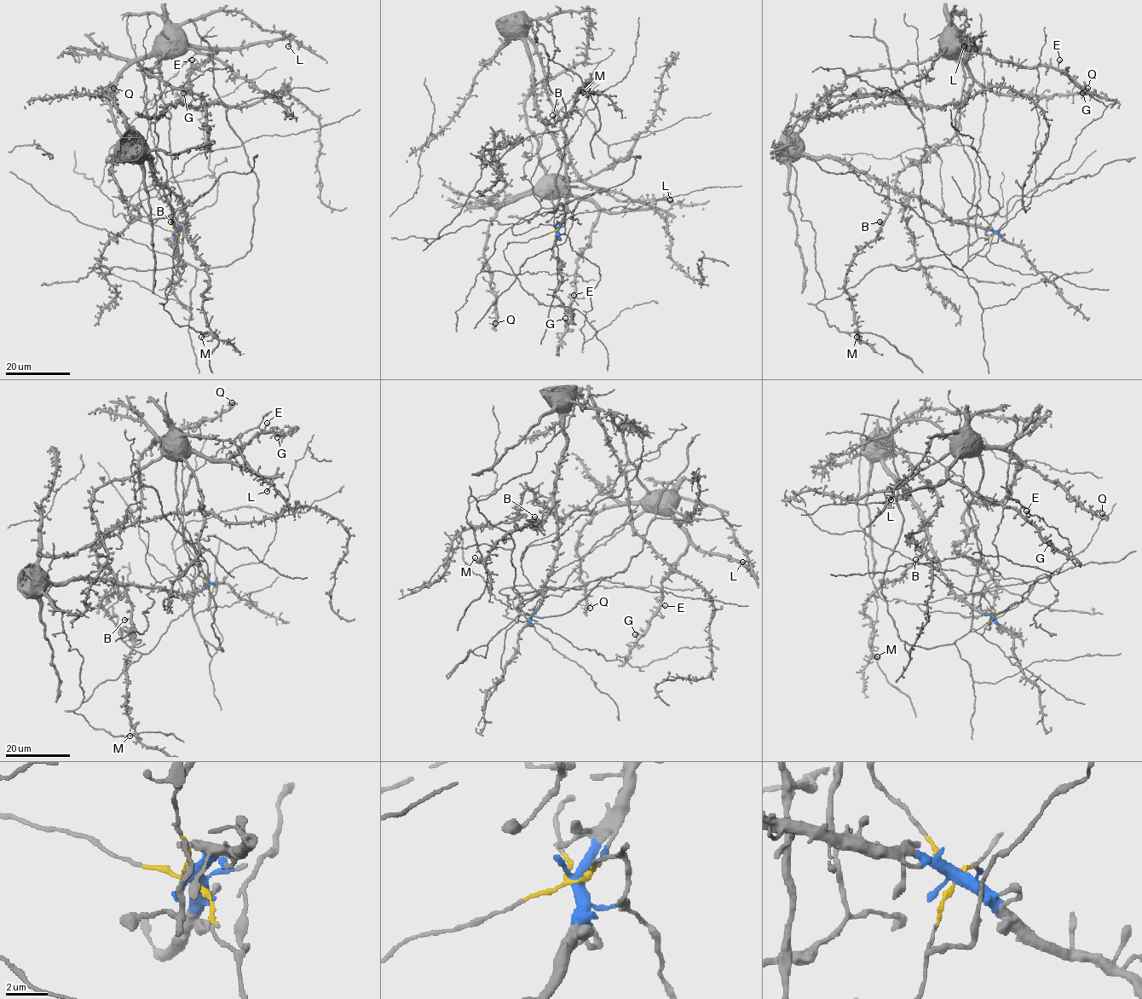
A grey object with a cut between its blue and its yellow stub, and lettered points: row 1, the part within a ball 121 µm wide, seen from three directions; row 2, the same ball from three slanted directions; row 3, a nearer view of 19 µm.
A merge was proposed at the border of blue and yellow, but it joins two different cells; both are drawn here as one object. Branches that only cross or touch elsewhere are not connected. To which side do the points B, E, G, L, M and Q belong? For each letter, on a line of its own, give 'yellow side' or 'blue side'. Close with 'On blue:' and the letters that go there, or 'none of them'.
B: blue side
E: yellow side
G: yellow side
L: yellow side
M: blue side
Q: yellow side
On blue: B, M

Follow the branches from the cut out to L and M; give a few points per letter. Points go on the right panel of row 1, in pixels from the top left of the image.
L: (994, 233), (989, 251), (969, 256), (974, 171), (954, 124), (960, 47), (976, 48), (974, 37), (964, 47)
M: (994, 233), (953, 222), (917, 197), (889, 188), (889, 215), (879, 234), (857, 252), (845, 277), (857, 337)

